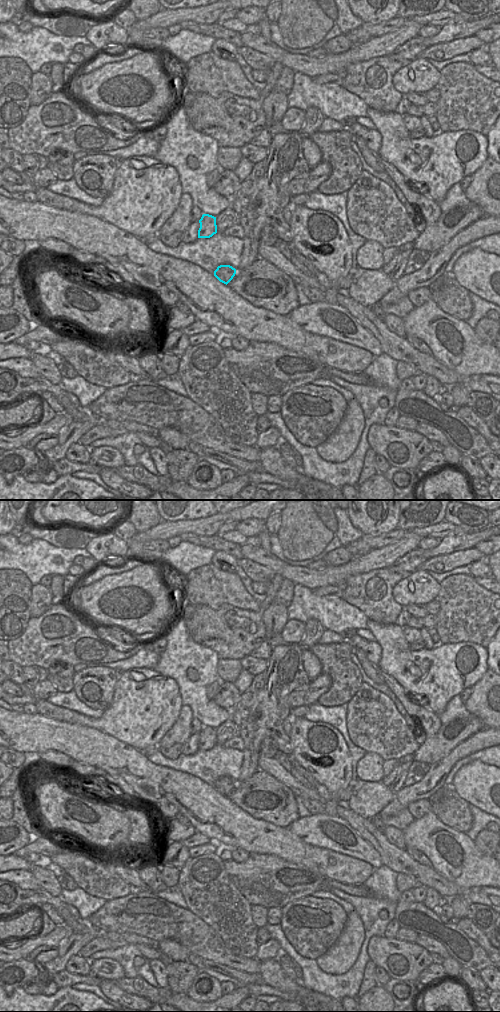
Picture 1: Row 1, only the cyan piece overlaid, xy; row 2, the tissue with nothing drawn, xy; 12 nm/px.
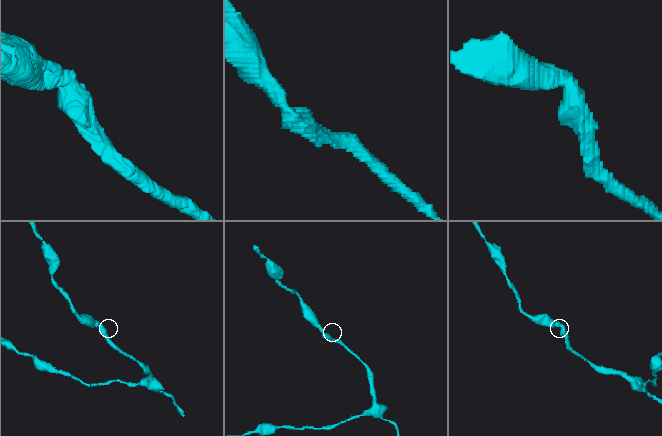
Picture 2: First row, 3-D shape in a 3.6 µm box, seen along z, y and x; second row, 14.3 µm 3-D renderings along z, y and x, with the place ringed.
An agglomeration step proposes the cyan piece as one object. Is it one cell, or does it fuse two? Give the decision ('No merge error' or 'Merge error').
No merge error

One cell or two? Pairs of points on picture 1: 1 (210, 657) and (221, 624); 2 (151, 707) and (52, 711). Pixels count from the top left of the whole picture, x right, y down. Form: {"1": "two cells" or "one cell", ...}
{"1": "two cells", "2": "one cell"}

